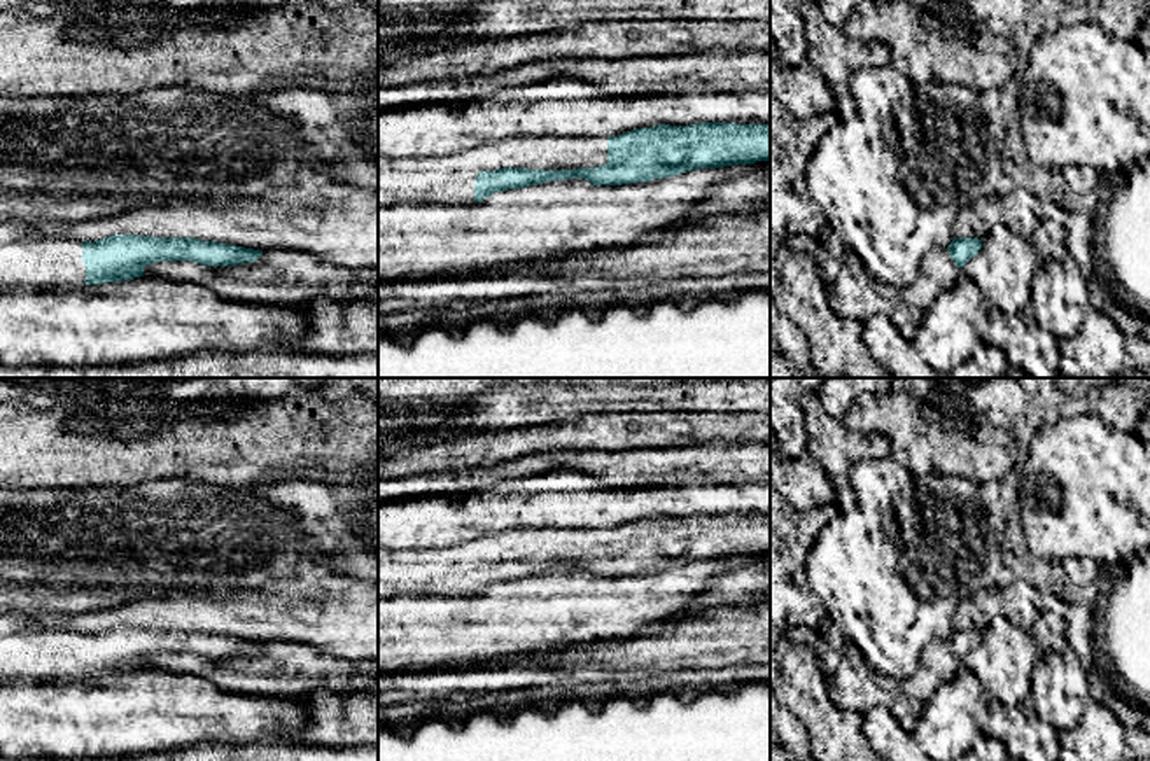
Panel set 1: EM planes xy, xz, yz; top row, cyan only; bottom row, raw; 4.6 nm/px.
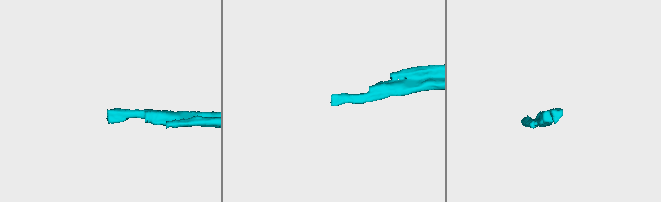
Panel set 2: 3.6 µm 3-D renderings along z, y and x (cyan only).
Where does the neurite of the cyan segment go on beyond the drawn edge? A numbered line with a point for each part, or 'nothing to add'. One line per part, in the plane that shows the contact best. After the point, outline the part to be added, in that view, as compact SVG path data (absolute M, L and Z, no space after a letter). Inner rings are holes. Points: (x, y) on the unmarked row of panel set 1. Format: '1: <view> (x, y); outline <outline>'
1: xz (450, 571); outline M522 528L441 549L378 549L378 598L401 593L469 597L480 563L578 562L607 555L607 530Z

